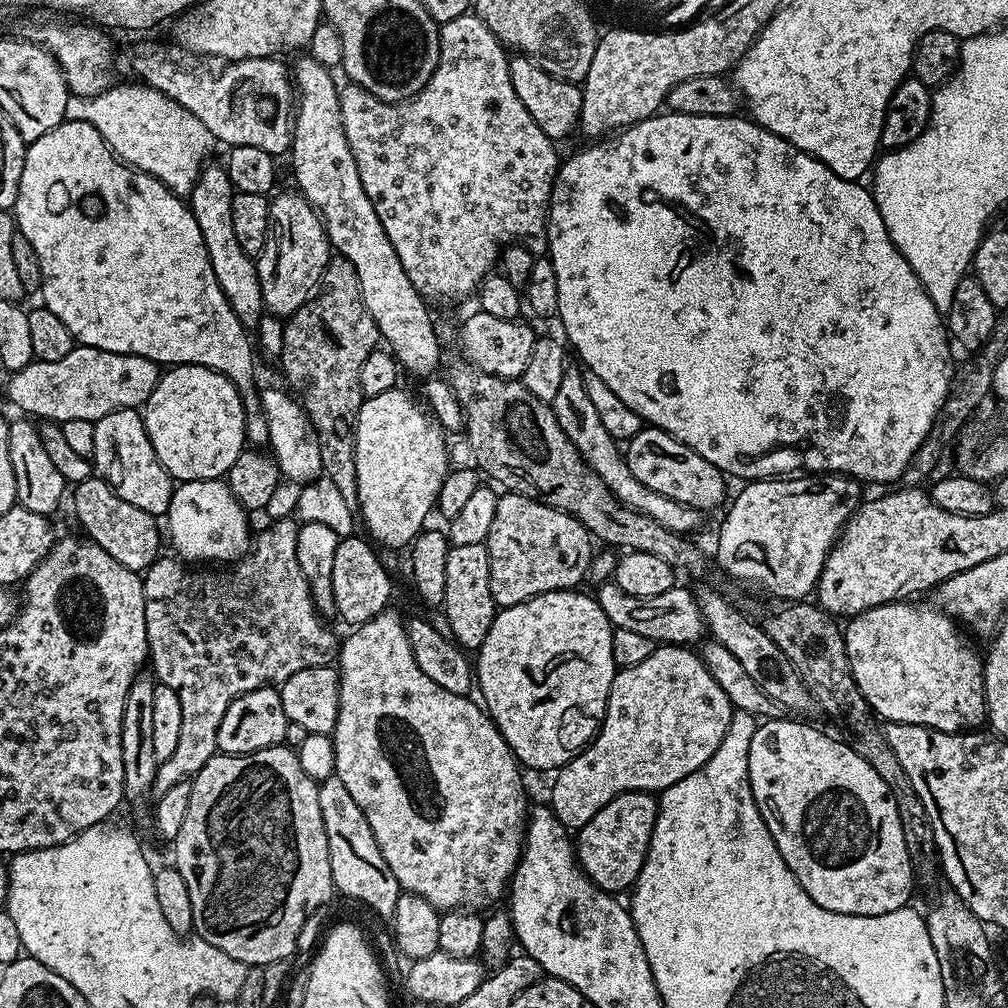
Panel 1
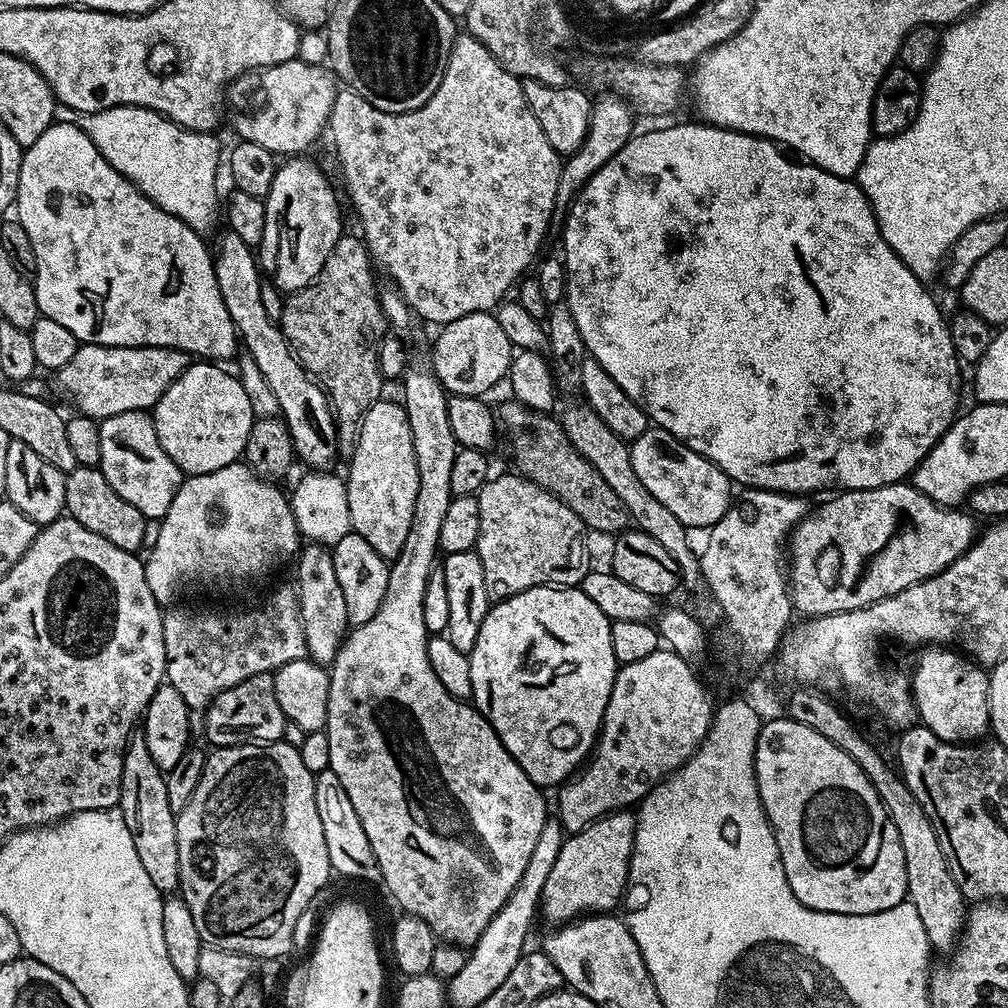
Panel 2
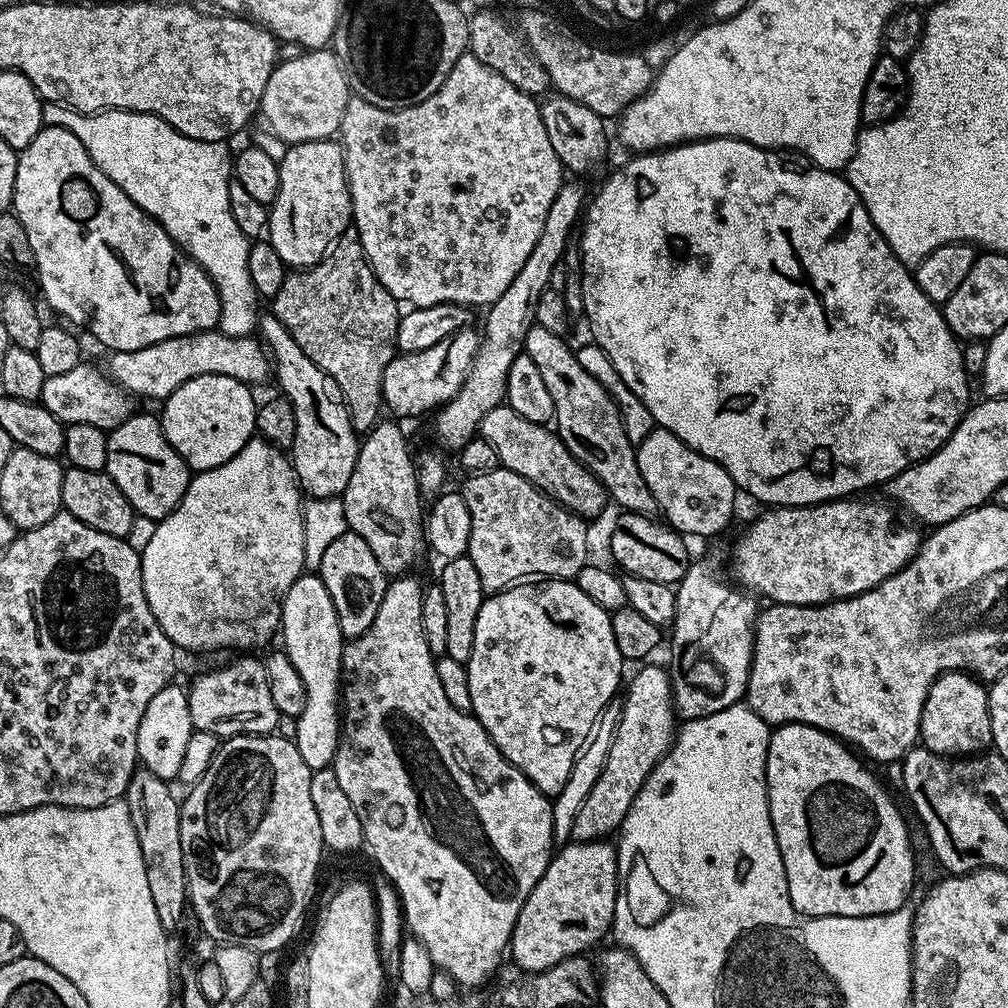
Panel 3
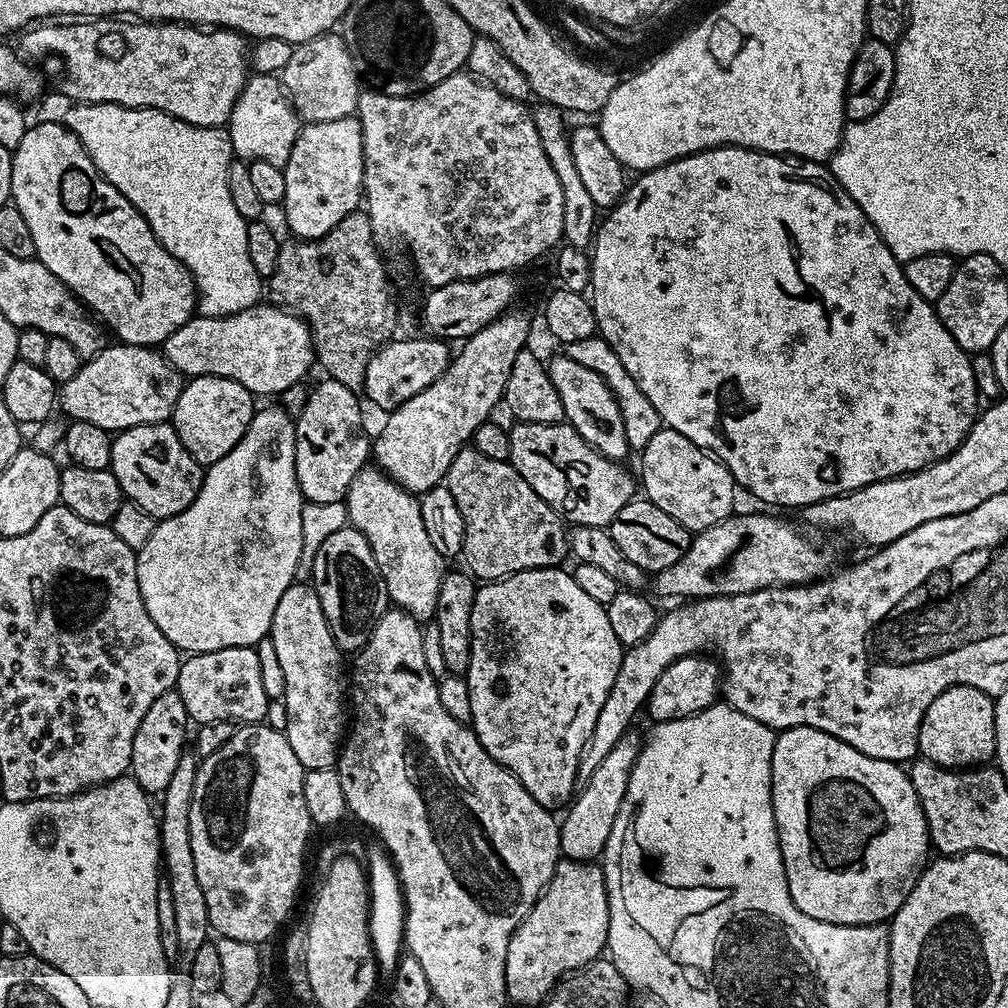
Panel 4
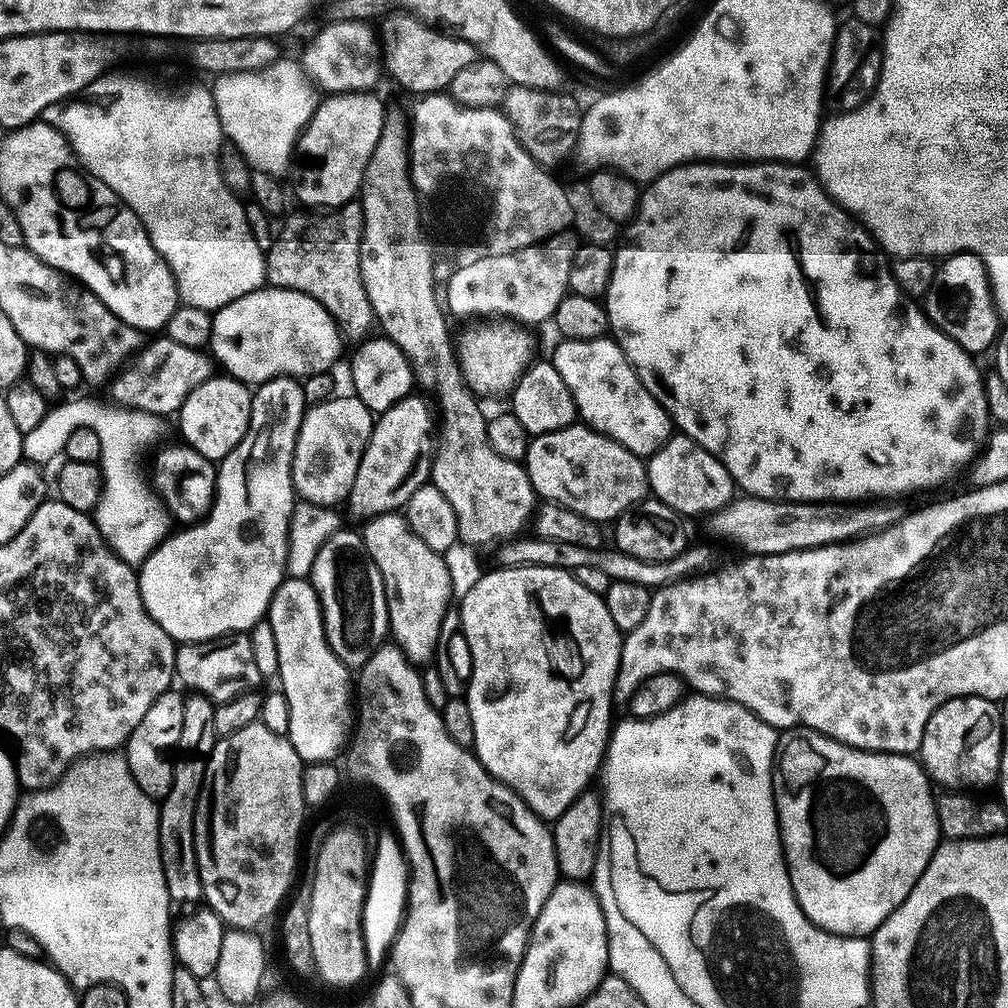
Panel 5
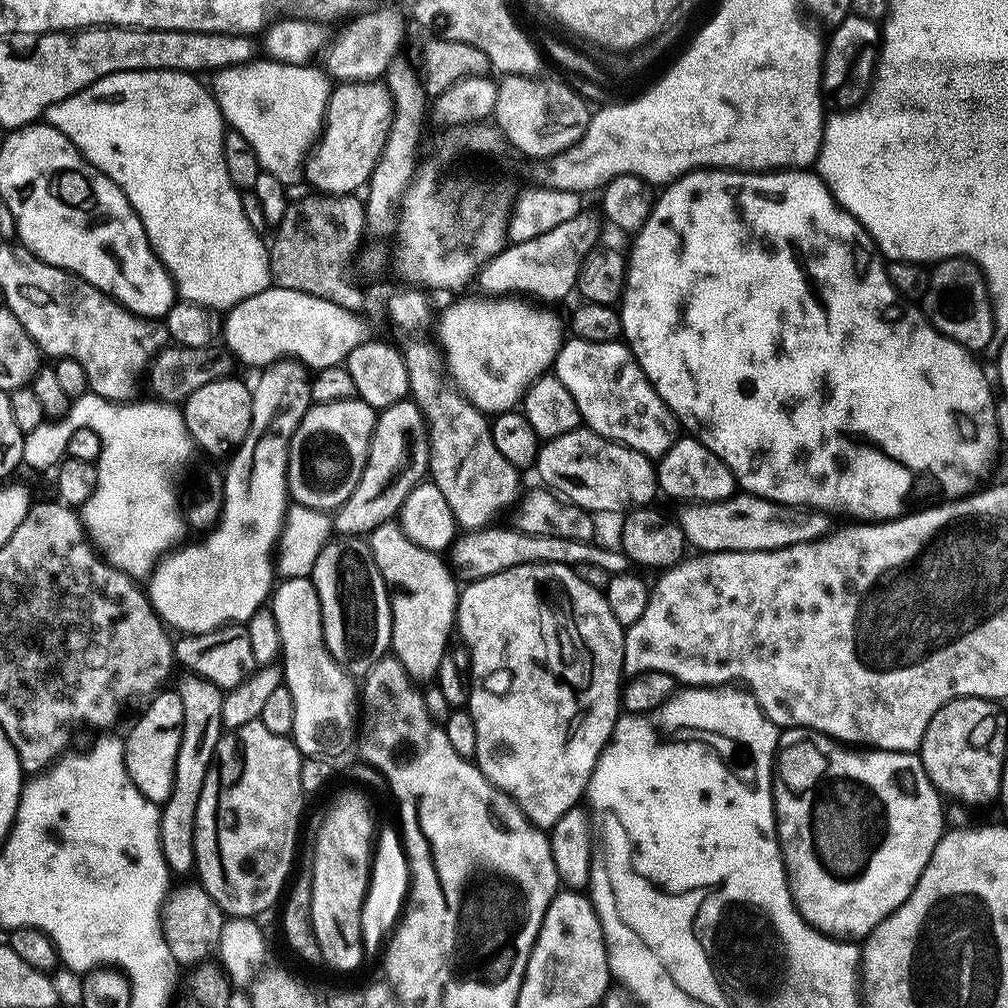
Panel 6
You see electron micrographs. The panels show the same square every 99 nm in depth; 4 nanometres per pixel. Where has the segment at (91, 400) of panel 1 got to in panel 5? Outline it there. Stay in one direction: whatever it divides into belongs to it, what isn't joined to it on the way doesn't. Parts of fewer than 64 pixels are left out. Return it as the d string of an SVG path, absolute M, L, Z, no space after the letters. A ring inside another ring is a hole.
M265 286L213 313L208 350L227 375L259 386L274 377L303 380L327 372L341 357L340 340L335 320L316 299L289 288Z

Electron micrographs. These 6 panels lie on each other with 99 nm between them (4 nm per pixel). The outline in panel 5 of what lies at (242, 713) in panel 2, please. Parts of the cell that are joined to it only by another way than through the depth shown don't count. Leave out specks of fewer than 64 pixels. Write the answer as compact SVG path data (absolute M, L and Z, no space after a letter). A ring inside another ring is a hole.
M251 635L222 636L218 640L207 640L201 644L180 644L176 649L175 679L193 693L207 697L213 704L225 704L255 692L261 686L262 677L254 662L254 646Z

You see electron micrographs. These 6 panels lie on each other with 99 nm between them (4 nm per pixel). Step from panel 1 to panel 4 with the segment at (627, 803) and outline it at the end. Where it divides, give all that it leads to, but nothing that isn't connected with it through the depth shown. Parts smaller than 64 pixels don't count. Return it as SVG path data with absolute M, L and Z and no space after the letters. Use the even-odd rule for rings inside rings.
M561 859L538 902L510 938L510 946L506 950L508 1000L516 1004L536 1004L539 1000L541 1003L569 972L579 972L597 959L605 951L607 943L608 891L603 867L596 862Z

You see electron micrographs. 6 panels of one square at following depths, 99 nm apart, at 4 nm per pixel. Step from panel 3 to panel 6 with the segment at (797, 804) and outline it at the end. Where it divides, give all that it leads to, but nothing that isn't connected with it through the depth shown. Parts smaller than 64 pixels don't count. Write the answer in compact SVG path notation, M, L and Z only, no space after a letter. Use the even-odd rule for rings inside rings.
M785 727L779 733L778 743L776 746L776 759L774 761L774 771L772 774L772 803L776 805L776 831L780 837L780 851L784 854L784 869L788 871L788 889L792 891L792 901L796 904L796 910L819 932L833 938L847 938L852 942L863 941L874 929L877 928L887 916L892 913L898 906L902 906L902 902L906 902L906 898L911 894L913 886L920 881L925 868L928 867L928 859L932 857L932 851L940 837L946 831L944 825L944 808L940 805L942 801L941 793L932 784L932 780L926 774L924 764L920 761L919 755L916 752L885 752L883 750L853 750L851 747L845 746L843 743L837 742L831 736L825 736L823 732L816 732L813 728L793 728Z

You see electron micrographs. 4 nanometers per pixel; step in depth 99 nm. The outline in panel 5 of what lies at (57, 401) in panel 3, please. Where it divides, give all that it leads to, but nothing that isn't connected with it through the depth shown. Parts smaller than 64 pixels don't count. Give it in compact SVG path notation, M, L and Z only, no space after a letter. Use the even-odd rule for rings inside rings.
M158 336L150 343L148 341L141 347L138 353L135 353L131 360L123 365L119 372L113 377L113 384L110 390L114 401L119 407L126 410L146 412L152 415L166 416L166 414L177 413L184 404L186 398L202 382L211 379L212 367L211 359L202 353L199 349L190 348L174 342L167 336Z

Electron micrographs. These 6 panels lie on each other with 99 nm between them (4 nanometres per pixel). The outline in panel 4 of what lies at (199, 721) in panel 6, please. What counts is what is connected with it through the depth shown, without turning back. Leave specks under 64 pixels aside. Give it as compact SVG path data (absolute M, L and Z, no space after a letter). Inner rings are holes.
M185 754L180 757L178 770L170 777L170 786L162 793L161 804L158 804L158 823L160 826L160 855L162 857L162 872L166 877L166 887L170 890L170 898L174 898L174 927L178 930L178 950L180 960L185 965L191 966L194 962L194 954L202 950L204 944L209 943L210 914L206 910L206 898L202 895L202 885L198 883L198 873L194 870L194 850L190 850L190 802L194 798L194 782L198 760L195 755Z

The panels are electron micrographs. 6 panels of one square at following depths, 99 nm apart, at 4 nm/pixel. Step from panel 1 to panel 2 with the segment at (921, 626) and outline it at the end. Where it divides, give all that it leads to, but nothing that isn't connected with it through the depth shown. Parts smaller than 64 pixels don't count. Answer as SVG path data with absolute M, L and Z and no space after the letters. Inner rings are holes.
M928 646L916 660L916 669L910 672L912 685L912 702L915 715L923 727L928 728L938 738L951 744L966 744L981 739L983 732L990 728L988 718L988 677L989 673L981 665L973 662L969 657L953 650L948 646Z

